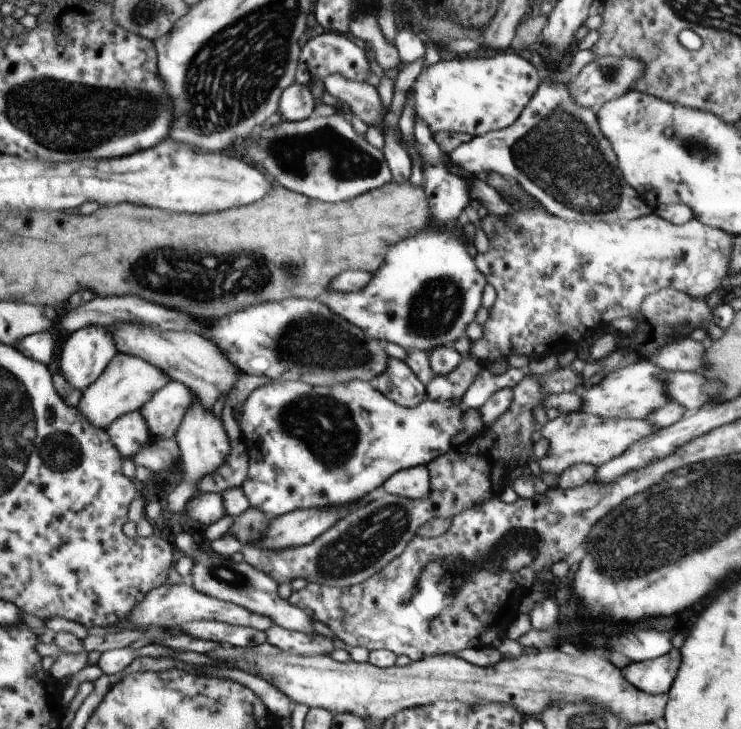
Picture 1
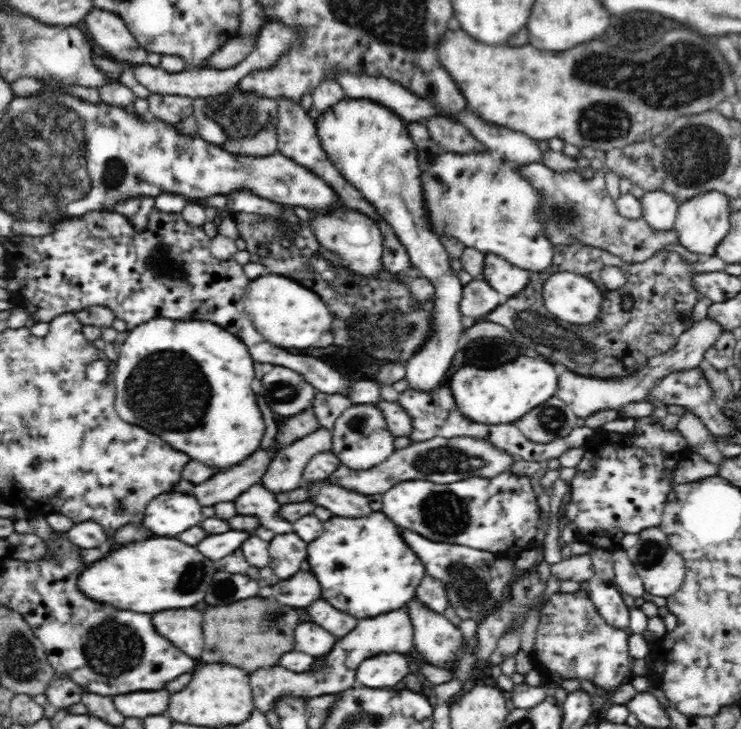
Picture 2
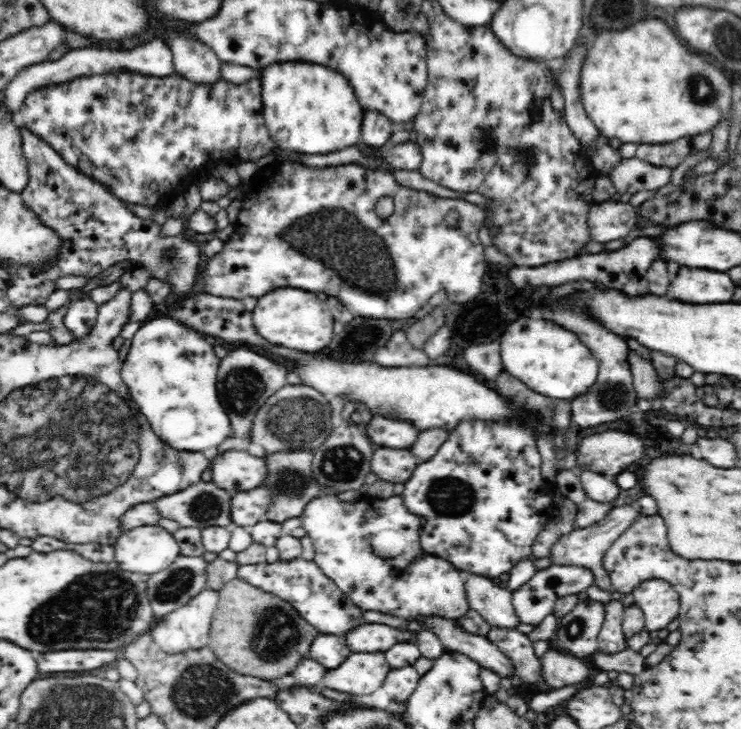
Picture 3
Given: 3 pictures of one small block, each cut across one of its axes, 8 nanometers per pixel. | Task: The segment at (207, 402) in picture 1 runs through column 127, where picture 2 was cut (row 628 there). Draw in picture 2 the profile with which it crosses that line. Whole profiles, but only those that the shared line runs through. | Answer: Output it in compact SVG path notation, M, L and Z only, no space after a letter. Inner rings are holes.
M322 598L314 600L304 609L308 612L308 616L312 618L312 622L319 624L334 636L338 636L336 639L341 639L342 636L346 636L348 632L354 630L356 622L358 622L356 617L334 608L327 600Z

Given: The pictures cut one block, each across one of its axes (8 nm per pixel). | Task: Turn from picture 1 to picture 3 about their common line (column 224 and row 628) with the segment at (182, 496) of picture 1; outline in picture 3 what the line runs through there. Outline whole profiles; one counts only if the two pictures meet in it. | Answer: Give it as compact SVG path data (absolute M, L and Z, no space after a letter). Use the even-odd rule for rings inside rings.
M444 617L420 618L420 623L426 624L429 630L436 634L445 652L456 651L465 654L481 668L500 675L500 678L512 678L515 671L513 662L488 636L466 632L458 627L456 620Z

